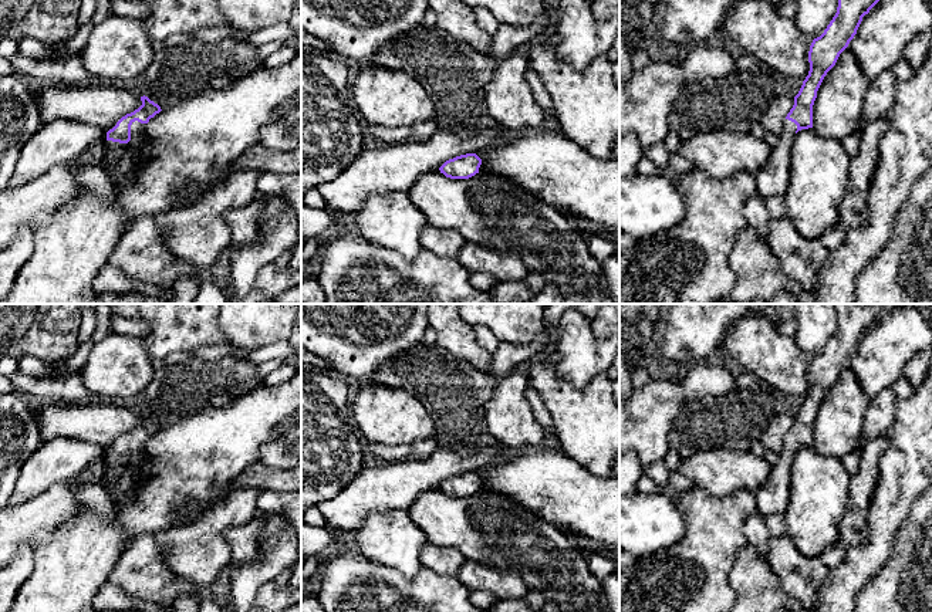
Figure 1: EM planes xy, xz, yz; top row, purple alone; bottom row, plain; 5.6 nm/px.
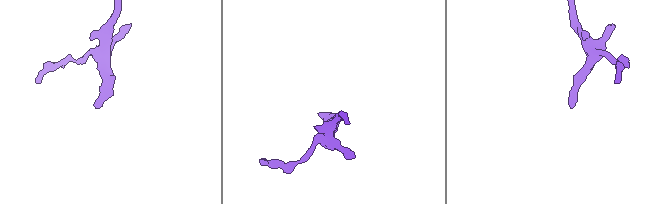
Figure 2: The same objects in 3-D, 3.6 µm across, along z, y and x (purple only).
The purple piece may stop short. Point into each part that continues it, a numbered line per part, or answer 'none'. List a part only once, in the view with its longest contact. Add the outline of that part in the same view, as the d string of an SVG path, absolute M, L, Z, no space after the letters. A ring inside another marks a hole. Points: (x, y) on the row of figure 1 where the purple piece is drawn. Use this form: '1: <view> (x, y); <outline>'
1: xy (124, 159); M132 122L131 141L128 143L107 141L104 165L114 170L118 185L129 185L134 180L139 163L149 153L145 126L146 124Z

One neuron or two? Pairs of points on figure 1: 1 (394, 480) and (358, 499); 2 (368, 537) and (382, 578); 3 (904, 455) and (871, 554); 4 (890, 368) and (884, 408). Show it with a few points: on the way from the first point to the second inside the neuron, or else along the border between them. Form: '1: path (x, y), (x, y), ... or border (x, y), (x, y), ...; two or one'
1: path (385, 487), (375, 489), (367, 494); one
2: border (357, 548), (371, 560), (409, 577); two
3: path (902, 479), (884, 517), (881, 530); one
4: border (890, 386), (884, 388), (871, 401); two

